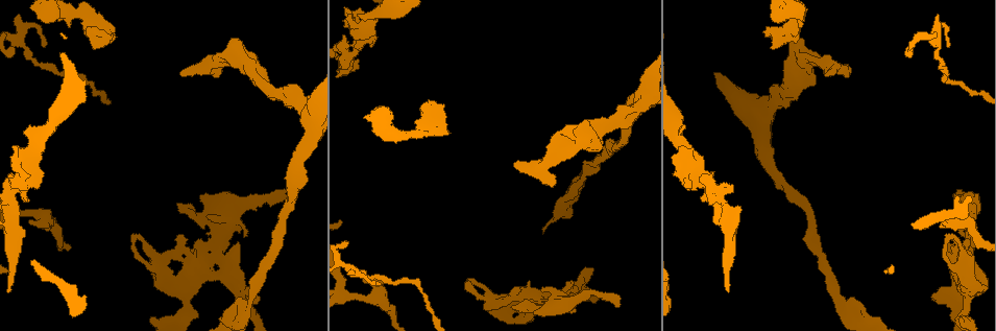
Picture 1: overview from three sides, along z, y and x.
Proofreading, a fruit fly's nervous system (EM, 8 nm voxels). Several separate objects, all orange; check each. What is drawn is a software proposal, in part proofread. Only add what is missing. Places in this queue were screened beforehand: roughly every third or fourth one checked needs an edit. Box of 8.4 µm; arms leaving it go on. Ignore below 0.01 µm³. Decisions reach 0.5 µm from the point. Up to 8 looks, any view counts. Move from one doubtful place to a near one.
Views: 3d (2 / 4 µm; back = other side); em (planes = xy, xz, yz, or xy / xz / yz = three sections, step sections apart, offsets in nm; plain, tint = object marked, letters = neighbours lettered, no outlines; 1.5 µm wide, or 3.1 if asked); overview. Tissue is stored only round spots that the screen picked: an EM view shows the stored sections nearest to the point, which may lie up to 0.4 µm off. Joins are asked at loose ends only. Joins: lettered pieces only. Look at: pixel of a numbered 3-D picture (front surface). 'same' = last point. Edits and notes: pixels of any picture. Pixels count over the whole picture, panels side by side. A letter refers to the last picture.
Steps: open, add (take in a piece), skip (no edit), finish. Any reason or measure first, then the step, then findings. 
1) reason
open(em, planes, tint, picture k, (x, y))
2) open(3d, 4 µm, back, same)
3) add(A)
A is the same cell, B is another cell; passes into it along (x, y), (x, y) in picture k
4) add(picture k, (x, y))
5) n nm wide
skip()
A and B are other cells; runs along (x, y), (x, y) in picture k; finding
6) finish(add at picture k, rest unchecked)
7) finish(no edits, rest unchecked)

an open end
open(em, planes, letters, picture 1, (286, 196))

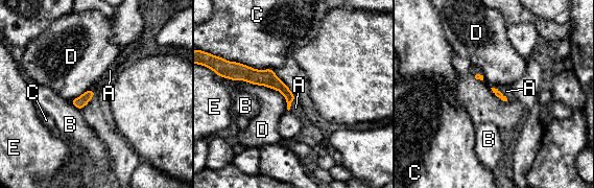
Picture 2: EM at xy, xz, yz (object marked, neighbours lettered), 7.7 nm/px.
D touches over 420 nm
add(A)
A is the same cell, B, C, D and E are other cells; passes into it along (497, 93), (503, 95), (506, 91) in picture 2; the neuron continues

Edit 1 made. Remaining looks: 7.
redraw
open(overview)

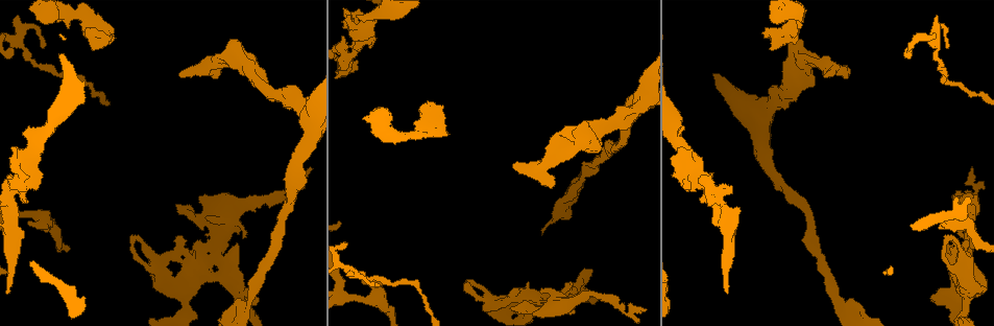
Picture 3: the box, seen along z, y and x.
free end
open(3d, 4 µm, picture 3, (420, 110))

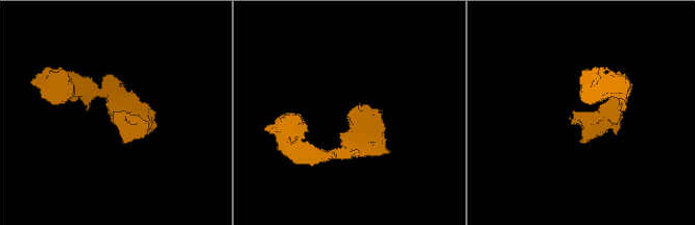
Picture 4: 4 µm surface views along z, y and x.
open(em, planes, letters, picture 4, (113, 116))

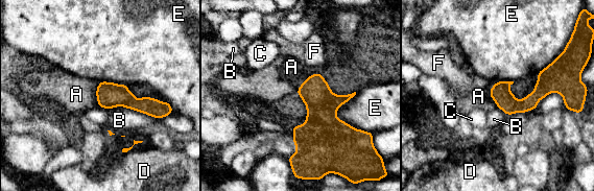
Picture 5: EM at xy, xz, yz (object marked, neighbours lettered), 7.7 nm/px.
skip()
A, B, C, D, E and F are other cells; border along (495, 81), (490, 96), (497, 106) in picture 5; none of them fits

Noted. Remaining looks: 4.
free end
open(em, planes, plain, picture 3, (218, 76))

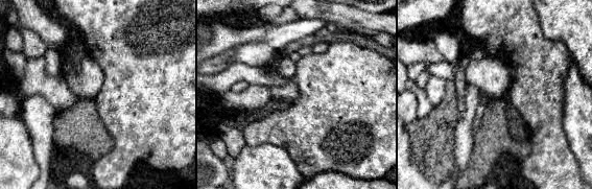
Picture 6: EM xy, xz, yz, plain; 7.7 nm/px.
open(em, planes, letters, same)

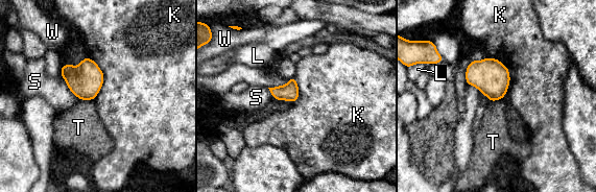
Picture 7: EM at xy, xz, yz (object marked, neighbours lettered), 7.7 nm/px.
skip()
K, L, S, T and W are other cells; border along (88, 56), (103, 75), (94, 99) in picture 7; no lettered piece goes on from it

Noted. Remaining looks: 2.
finish(add at picture 2, rest unchecked)

